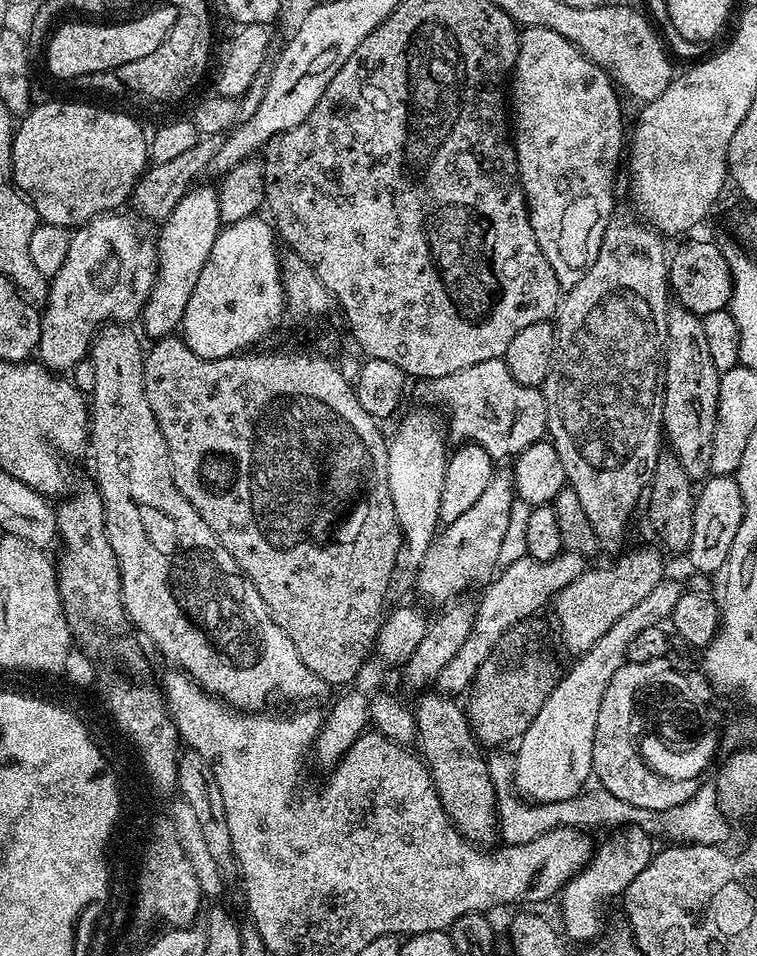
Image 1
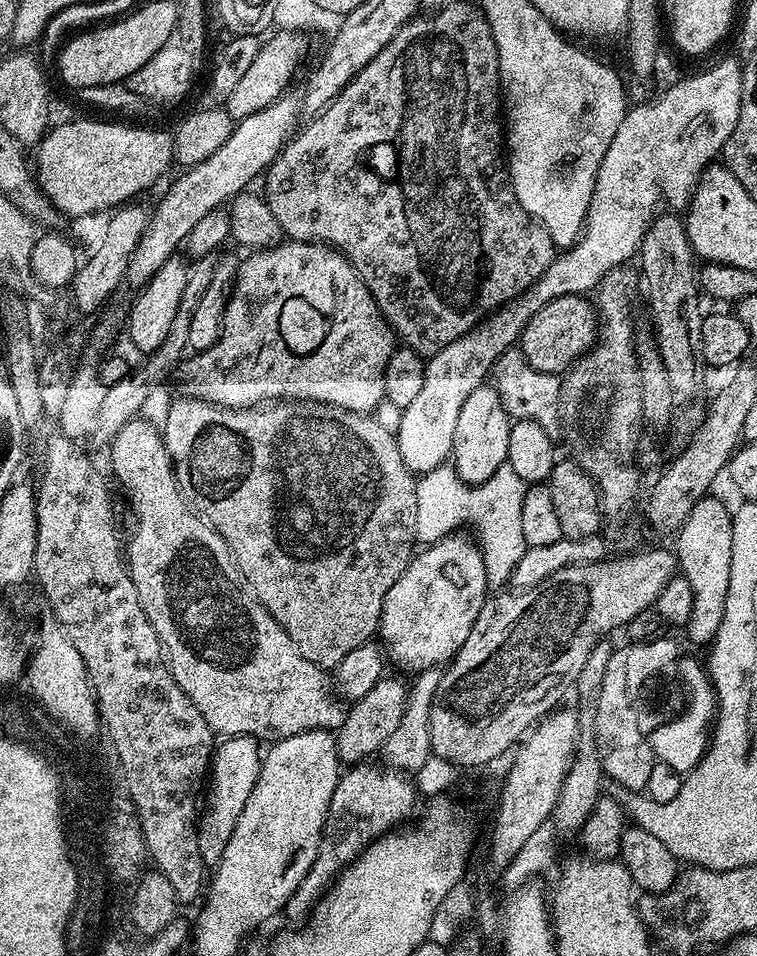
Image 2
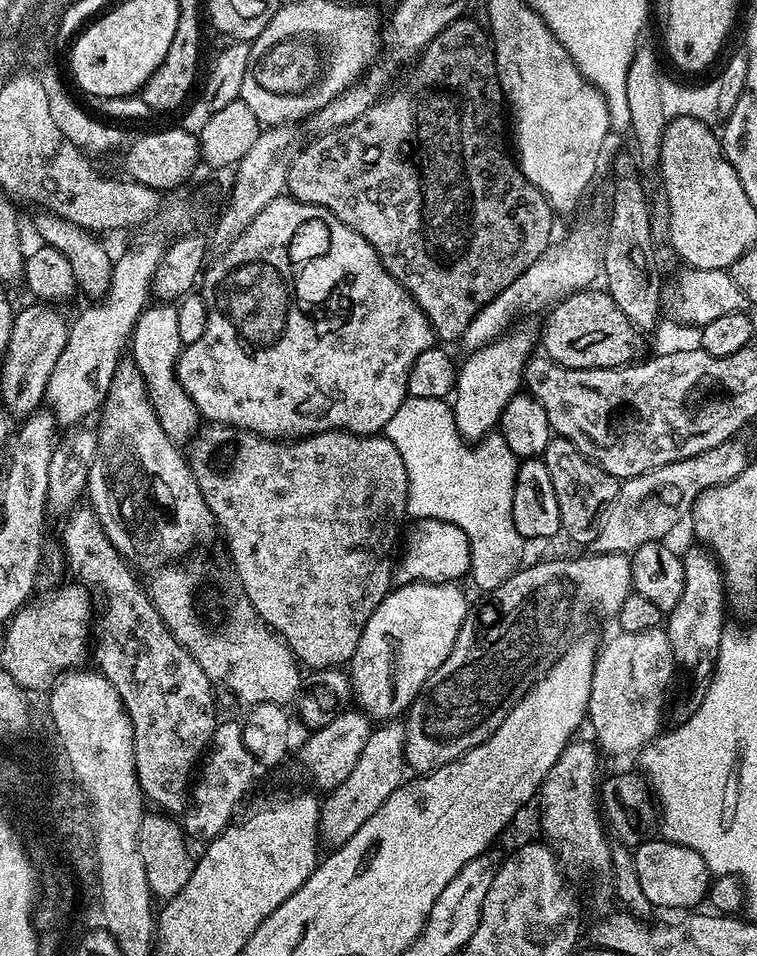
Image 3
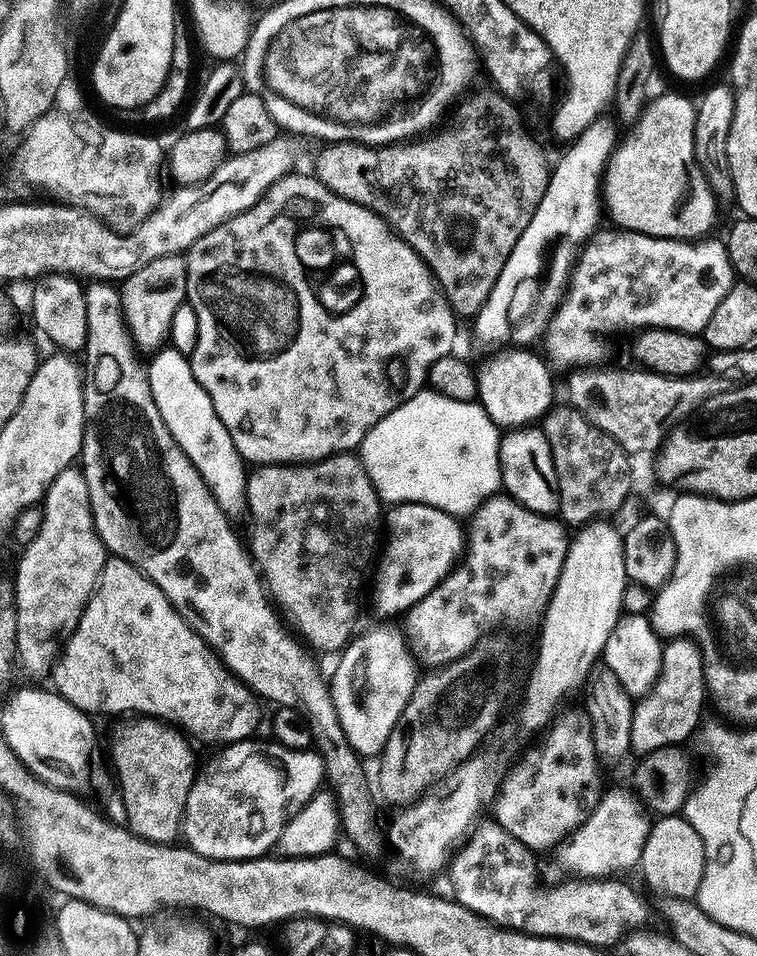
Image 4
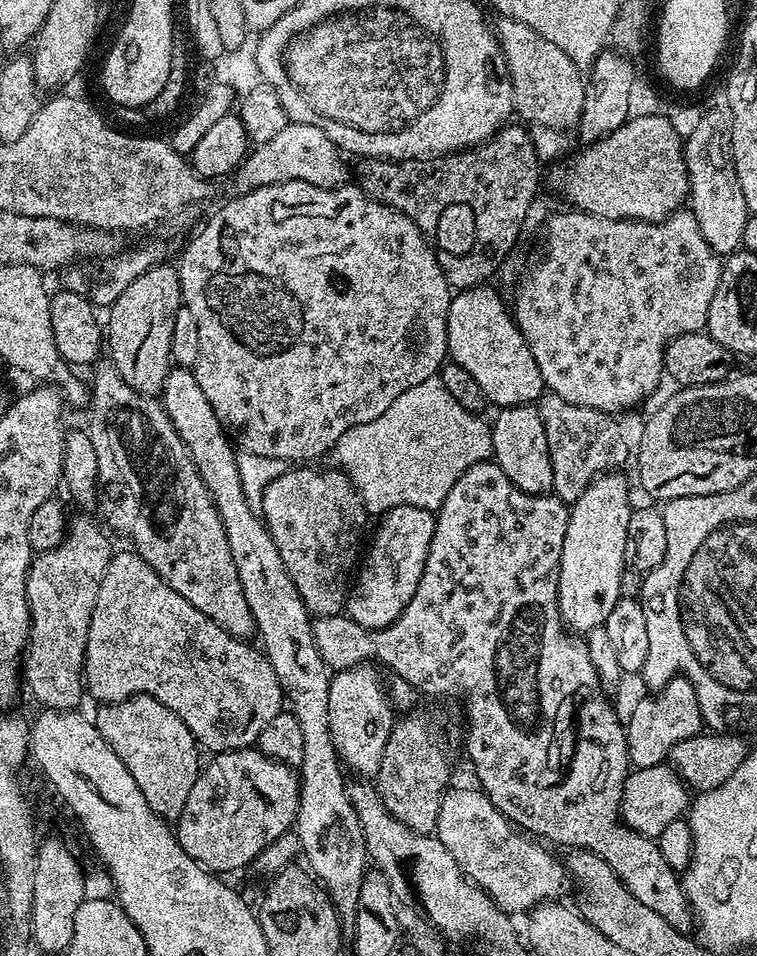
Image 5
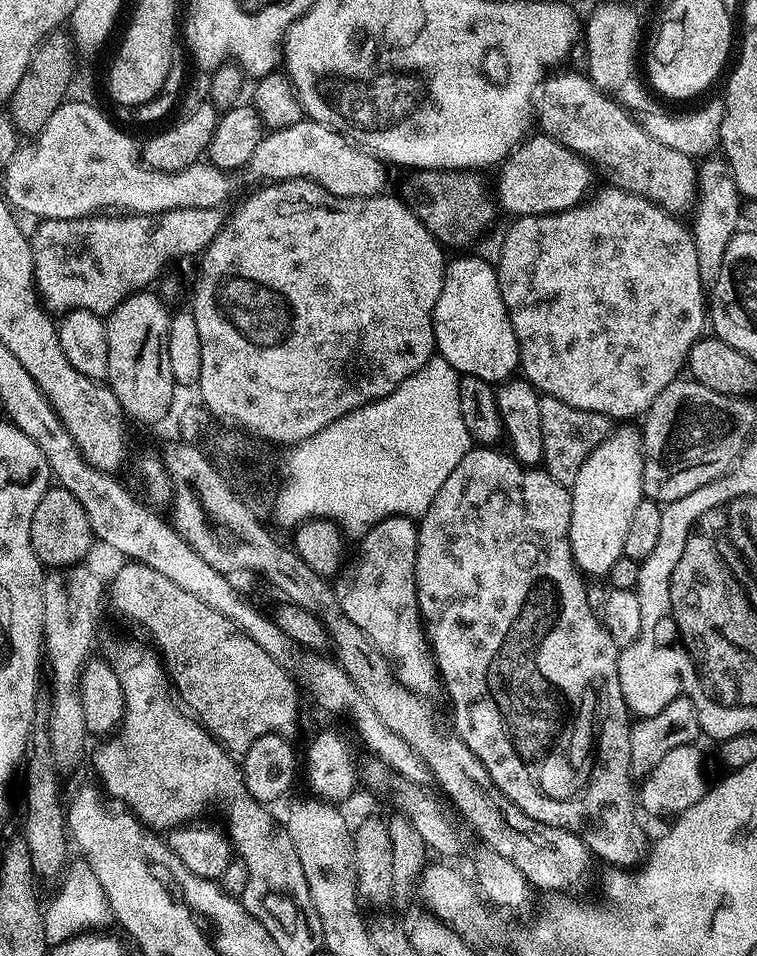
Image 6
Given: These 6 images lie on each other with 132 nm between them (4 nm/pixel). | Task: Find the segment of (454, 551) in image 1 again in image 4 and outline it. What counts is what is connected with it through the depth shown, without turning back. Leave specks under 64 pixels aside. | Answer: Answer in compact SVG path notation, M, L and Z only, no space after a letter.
M380 622L377 628L369 632L361 631L339 653L340 661L332 676L330 672L332 704L337 708L338 722L341 723L348 744L361 758L376 758L384 751L390 730L394 730L406 702L410 702L412 691L416 689L417 657L405 633L388 624L391 623Z

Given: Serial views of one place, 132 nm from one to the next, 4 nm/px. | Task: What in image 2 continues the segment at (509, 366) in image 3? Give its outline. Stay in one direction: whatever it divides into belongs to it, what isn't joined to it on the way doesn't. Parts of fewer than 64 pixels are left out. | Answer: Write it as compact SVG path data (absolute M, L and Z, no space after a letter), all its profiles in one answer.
M481 386L474 389L470 398L462 402L458 413L458 422L454 425L454 442L450 463L456 469L456 477L467 484L486 482L508 459L510 430L513 421L508 411L502 406L500 393L492 386Z

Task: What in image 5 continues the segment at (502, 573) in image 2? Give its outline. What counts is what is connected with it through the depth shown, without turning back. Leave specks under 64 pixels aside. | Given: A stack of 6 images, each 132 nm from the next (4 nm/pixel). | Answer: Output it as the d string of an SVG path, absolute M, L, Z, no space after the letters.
M439 378L426 382L418 382L402 398L386 410L374 422L366 422L362 426L354 426L337 442L332 449L331 459L352 479L352 485L358 490L365 508L372 514L389 512L394 506L409 504L439 510L446 494L458 482L458 478L470 466L487 460L492 456L492 430L487 423L480 421L481 417L474 412L467 412L450 395L450 390L442 386Z

